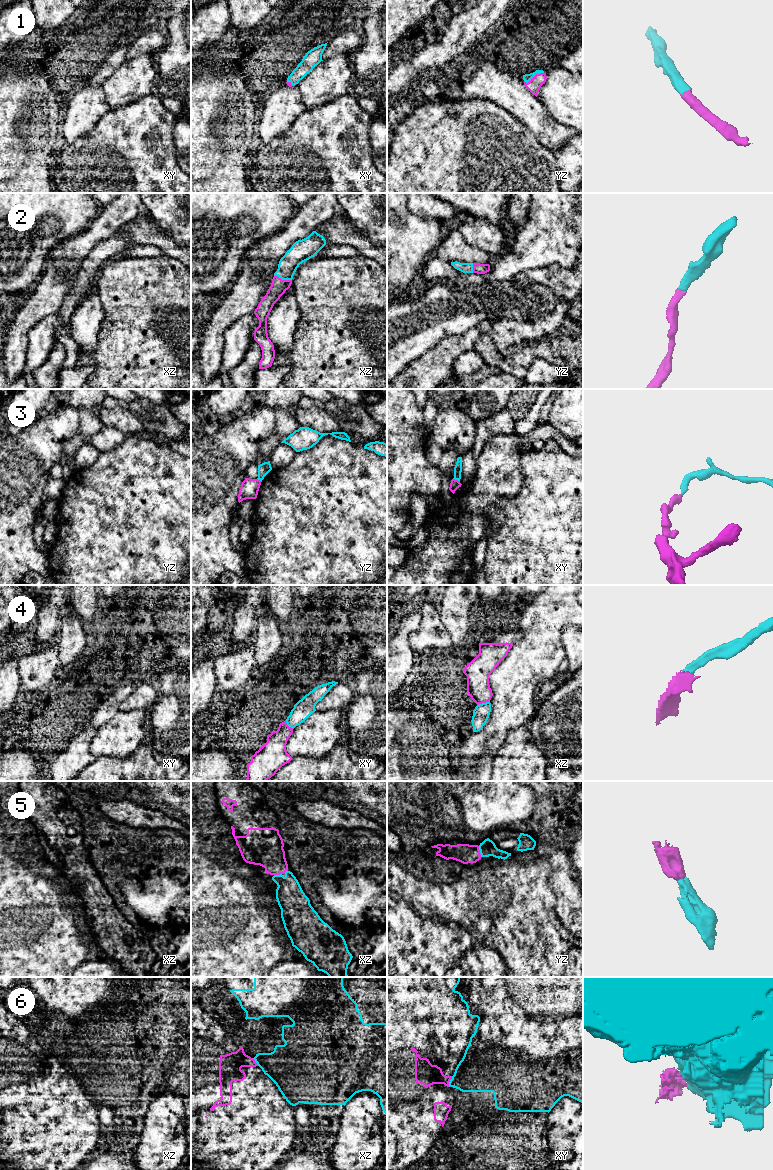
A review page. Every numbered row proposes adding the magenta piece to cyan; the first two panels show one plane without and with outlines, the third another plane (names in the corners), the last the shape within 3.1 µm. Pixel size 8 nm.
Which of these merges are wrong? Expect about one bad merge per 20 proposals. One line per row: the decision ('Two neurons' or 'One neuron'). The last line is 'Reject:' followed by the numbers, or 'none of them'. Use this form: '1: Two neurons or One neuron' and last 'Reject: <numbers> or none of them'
1: One neuron
2: One neuron
3: Two neurons
4: Two neurons
5: One neuron
6: One neuron
Reject: 3, 4

